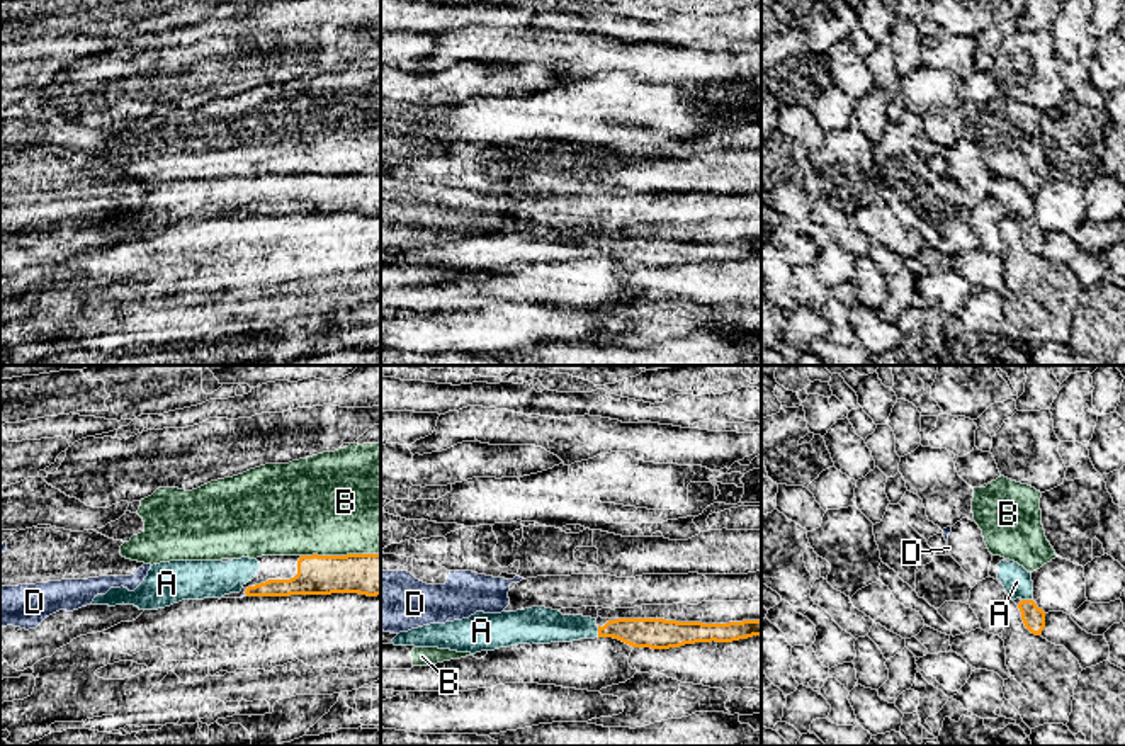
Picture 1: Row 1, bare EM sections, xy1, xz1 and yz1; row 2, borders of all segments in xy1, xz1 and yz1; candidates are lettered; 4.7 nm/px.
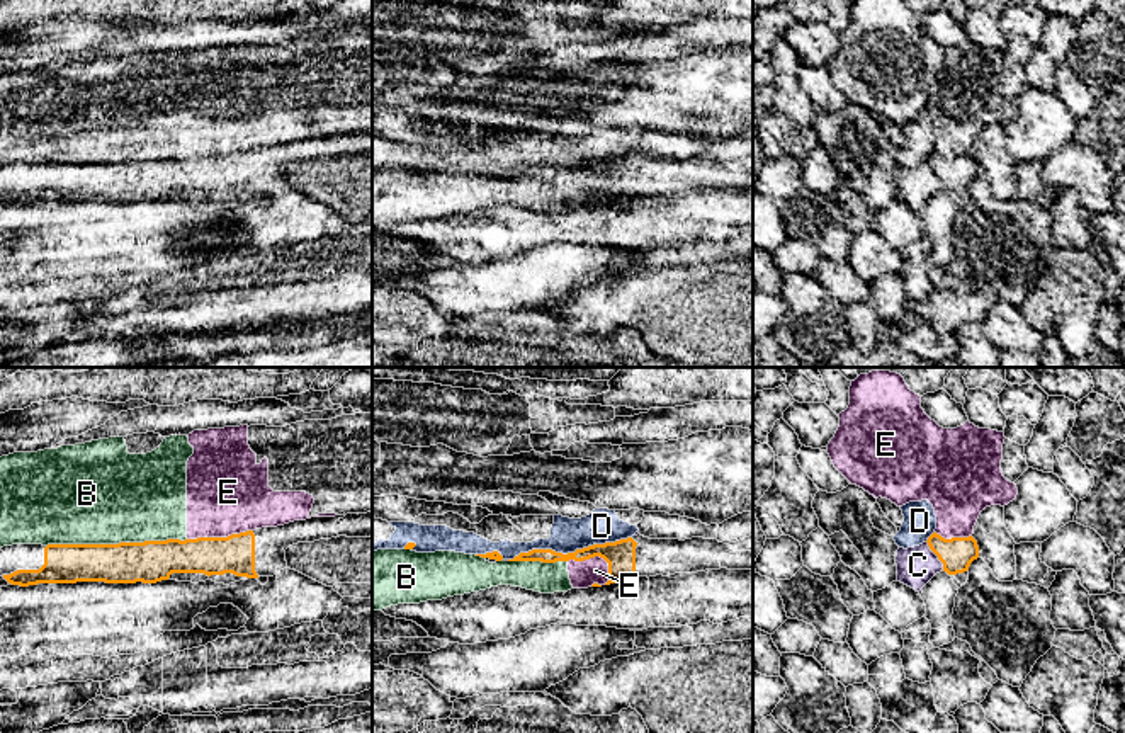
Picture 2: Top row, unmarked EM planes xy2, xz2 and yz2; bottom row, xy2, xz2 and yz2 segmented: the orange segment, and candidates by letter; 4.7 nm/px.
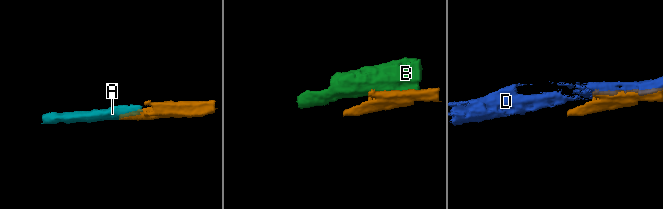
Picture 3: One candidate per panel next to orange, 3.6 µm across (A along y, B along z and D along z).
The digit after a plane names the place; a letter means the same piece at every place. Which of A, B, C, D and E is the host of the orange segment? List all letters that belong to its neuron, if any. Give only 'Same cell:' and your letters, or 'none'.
Same cell: A

